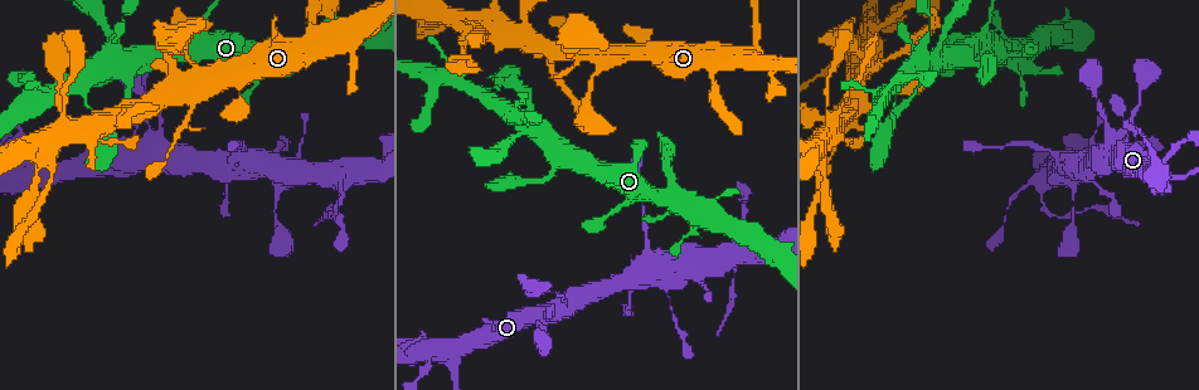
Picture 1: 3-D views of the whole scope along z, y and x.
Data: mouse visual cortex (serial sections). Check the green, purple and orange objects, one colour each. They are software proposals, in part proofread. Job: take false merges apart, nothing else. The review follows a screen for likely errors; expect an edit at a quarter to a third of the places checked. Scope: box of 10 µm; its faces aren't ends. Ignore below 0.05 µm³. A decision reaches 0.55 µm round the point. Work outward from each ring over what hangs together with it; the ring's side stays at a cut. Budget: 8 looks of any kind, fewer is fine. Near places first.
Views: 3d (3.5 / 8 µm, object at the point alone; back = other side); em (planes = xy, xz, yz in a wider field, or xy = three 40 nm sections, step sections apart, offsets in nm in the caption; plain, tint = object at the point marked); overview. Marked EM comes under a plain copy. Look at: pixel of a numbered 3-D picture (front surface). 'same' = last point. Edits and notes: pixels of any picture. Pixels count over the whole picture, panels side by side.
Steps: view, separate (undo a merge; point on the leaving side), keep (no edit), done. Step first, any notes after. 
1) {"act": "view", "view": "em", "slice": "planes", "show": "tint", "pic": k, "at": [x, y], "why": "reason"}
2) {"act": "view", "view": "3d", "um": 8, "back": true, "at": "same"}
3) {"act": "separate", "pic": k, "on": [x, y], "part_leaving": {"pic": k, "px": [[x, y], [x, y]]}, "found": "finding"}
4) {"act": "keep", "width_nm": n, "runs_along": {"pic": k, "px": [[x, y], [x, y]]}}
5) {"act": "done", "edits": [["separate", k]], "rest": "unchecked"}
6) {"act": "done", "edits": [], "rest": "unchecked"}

{"act": "view", "view": "3d", "um": 8, "pic": 1, "at": [1043, 184], "why": "thin arm on a thick one"}

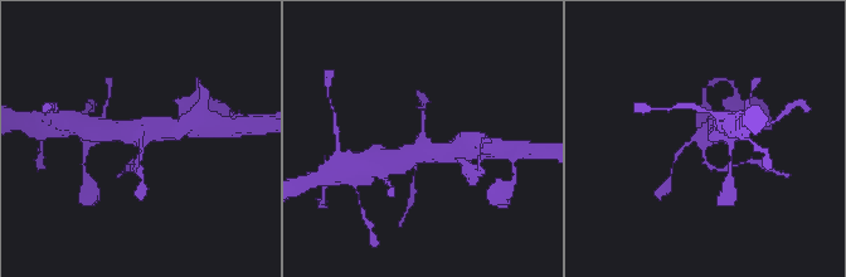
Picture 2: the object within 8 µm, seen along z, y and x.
{"act": "view", "view": "3d", "um": 3.5, "at": "same"}

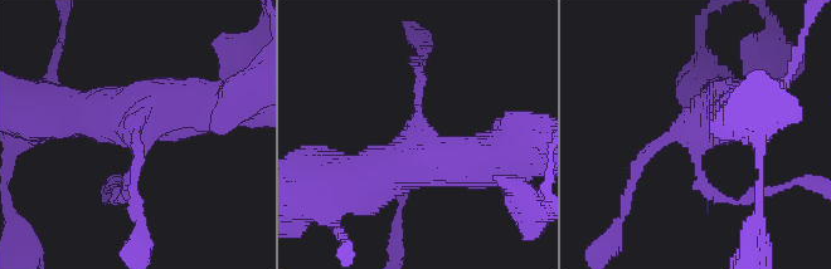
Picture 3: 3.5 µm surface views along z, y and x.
{"act": "view", "view": "em", "slice": "xy", "step": 2, "show": "tint", "pic": 3, "at": [138, 137], "arms": 4, "arm_widths_nm": [150, 150, 600, 600]}

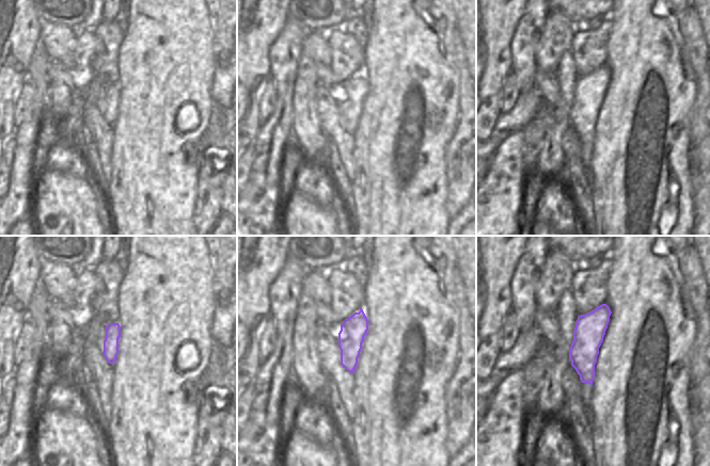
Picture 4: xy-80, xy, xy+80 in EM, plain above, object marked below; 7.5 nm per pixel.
{"act": "separate", "pic": 3, "on": [112, 194], "found": "a second cell is stuck on"}

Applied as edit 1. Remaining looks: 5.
{"act": "view", "view": "overview"}

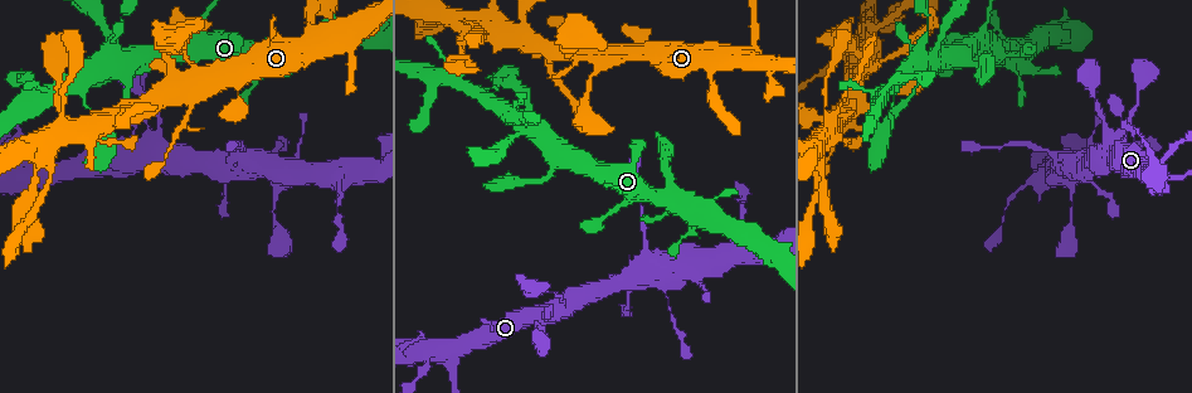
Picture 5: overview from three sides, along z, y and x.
{"act": "view", "view": "3d", "um": 3.5, "pic": 5, "at": [921, 63], "why": "two arms at a narrow angle"}

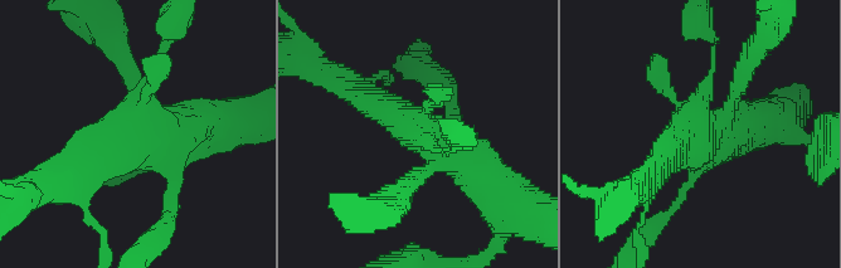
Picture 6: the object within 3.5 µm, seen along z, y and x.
{"act": "view", "view": "em", "slice": "xy", "step": 3, "show": "tint", "pic": 6, "at": [154, 135], "why": "shape alone is not enough"}

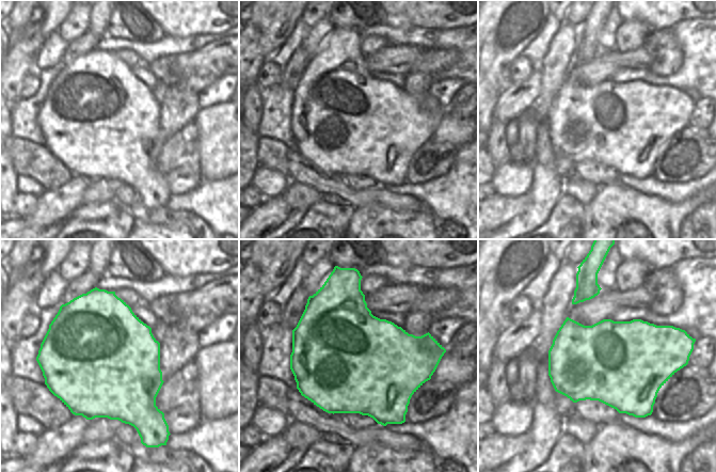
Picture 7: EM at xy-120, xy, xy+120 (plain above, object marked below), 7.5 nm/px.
{"act": "view", "view": "em", "slice": "xy", "step": 5, "show": "tint", "at": "same"}

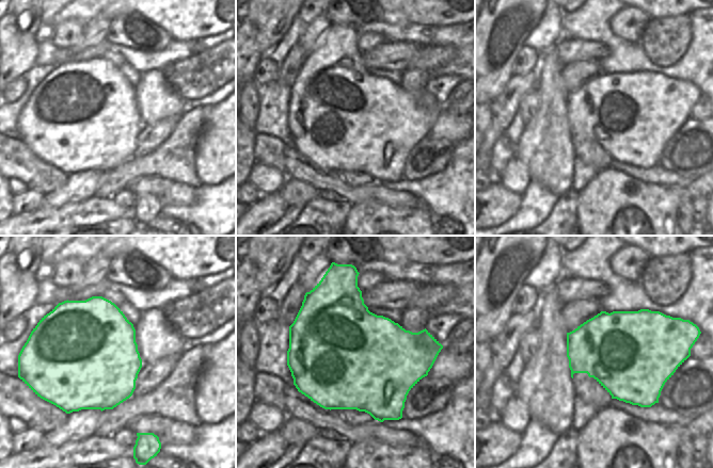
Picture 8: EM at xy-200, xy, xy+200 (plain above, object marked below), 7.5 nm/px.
{"act": "keep", "runs_along": {"pic": 6, "px": [[520, 206], [442, 142], [384, 110]]}, "found": "continuous, no second cell"}

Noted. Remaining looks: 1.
{"act": "done", "edits": [["separate", 3]], "rest": "unchecked"}

